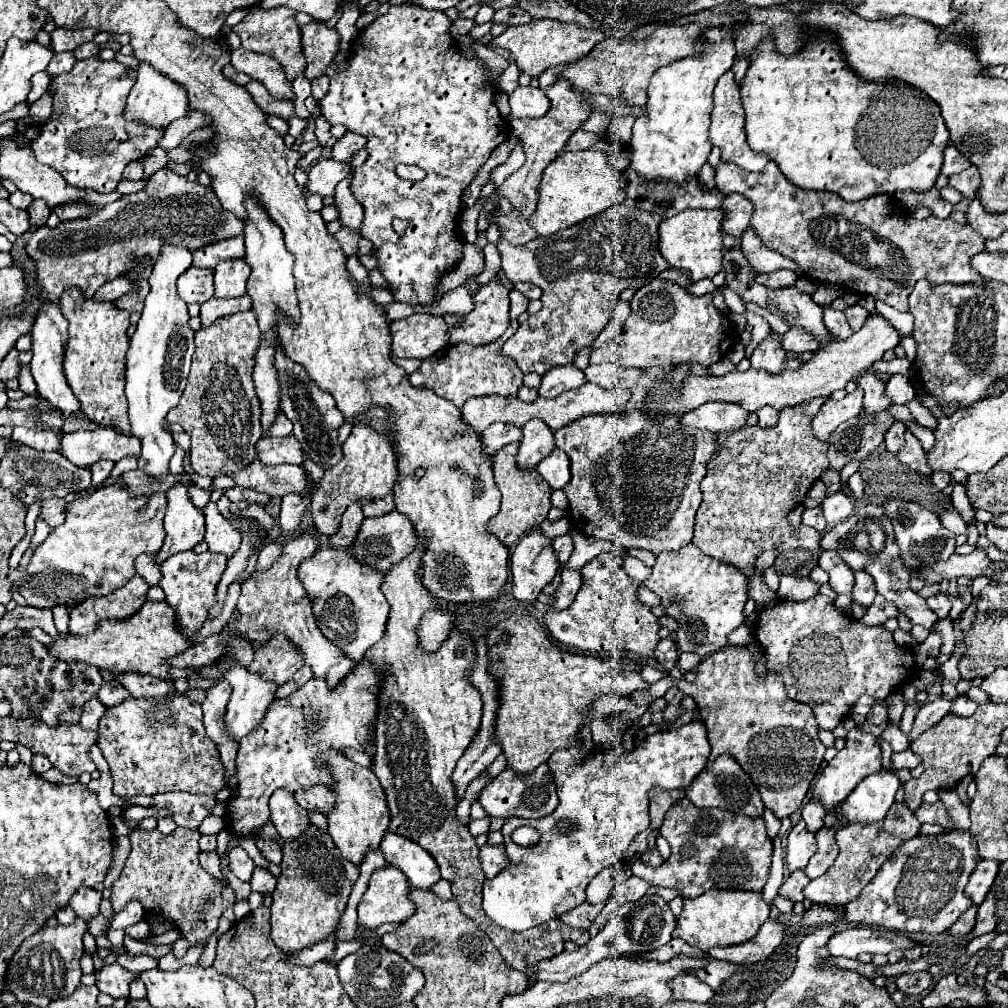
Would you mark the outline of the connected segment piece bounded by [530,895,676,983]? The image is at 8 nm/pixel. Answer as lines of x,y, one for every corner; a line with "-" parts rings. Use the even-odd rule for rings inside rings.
644,895
638,901
630,901
622,907
618,907
612,913
612,917
606,921
602,931
596,937
592,937
586,945
578,947
576,951
562,951
560,955
554,955
550,959
542,959
536,965
530,965
530,971
536,981
550,981
550,983
568,981
574,975
580,975
590,965
594,965
606,957
646,953
646,951
666,945
672,939
672,931
676,927
674,921
676,919
674,919
668,903
660,895

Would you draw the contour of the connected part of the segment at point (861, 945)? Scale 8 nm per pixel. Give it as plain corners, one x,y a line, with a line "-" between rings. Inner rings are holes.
852,927
846,931
840,931
830,937
828,941
828,953
832,957
848,957
856,959
860,953
884,953
890,951
906,951
908,947
922,945
920,941
914,941
910,937
904,937
896,931
888,929
870,929
870,927

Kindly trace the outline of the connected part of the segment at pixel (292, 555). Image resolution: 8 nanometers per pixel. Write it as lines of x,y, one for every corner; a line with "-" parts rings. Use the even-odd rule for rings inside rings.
302,535
292,541
286,541
284,555
270,569
260,571
252,575
248,581
244,581
240,599
236,603
236,611
240,615
236,629
242,633
242,637
252,639
258,645
268,643
278,633
286,635
290,643
294,643
294,647
302,651
304,665
312,669
314,677
322,677
326,679
326,685
336,687
338,683
342,683
346,673
350,673
356,667
356,663
352,659
346,659
346,655
342,655
342,651
334,647
334,643
330,643
316,627
310,597
296,577
296,569
300,561
310,557
316,549
318,549
318,541
314,535

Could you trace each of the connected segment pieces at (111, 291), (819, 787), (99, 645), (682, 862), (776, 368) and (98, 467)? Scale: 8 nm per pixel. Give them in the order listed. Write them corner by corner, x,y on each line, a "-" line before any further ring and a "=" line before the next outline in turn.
122,275
118,279
112,279
108,283
104,283
94,299
102,299
102,301
114,301
114,299
120,299
122,295
126,295
126,291
130,291
130,275
=
852,729
846,737
846,745
842,751
838,751
838,755
824,767
824,771
820,773
814,791
812,791
812,799
822,803
822,807
826,811
838,807
838,803
842,803
854,789
856,785
866,779
868,775
876,773
882,769
882,753
880,747
876,743
876,737
870,733
862,733
860,729
=
146,601
134,615
126,619
106,619
98,621
98,627
90,635
72,635
56,637
54,643
46,645
50,655
70,661
84,661
102,671
120,675
122,671
138,671
140,675
152,675
168,679
168,665
164,661
188,649
188,639
176,631
174,609
166,601
=
690,799
676,801
670,811
666,813
666,819
660,827
660,835
666,837
666,841
672,847
672,855
664,861
662,867
653,868
636,860
631,864
632,875
642,877
650,881
652,885
672,887
678,889
682,897
698,897
706,893
708,889
746,889
746,891
762,891
762,887
768,881
770,873
770,861
772,861
772,841
766,835
764,819
750,819
744,815
732,815
730,811
722,809
698,809
=
768,335
752,353
750,363
754,369
770,371
772,375
780,375
782,369
786,369
786,353
778,343
778,335
=
98,461
94,465
90,465
90,471
92,471
92,485
102,485
108,477
110,477
110,471
112,471
114,463
110,461

